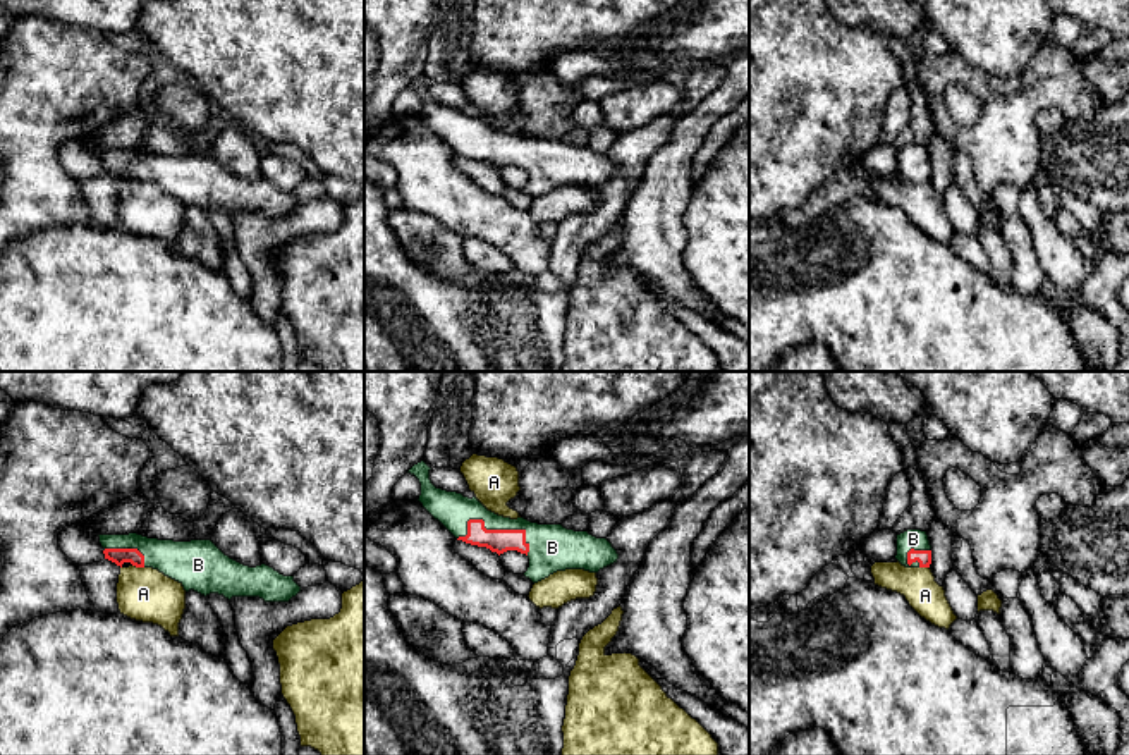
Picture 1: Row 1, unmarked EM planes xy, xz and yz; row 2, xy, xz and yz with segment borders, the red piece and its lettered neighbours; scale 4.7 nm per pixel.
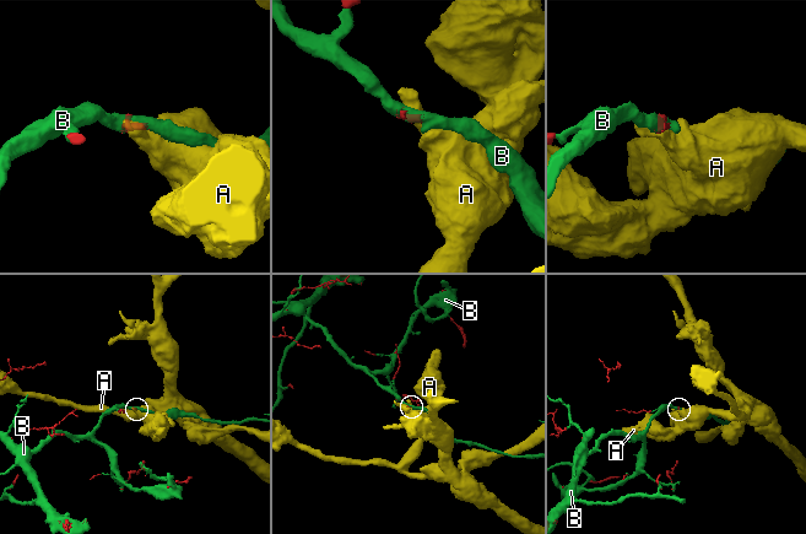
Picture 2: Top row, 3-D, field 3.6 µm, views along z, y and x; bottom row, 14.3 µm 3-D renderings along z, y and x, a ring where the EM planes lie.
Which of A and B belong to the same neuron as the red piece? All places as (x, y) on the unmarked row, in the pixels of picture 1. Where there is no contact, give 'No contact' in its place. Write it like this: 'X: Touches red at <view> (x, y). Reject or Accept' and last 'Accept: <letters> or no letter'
A: Touches red at xy (138, 181). Reject
B: Touches red at xz (494, 145). Accept
Accept: B

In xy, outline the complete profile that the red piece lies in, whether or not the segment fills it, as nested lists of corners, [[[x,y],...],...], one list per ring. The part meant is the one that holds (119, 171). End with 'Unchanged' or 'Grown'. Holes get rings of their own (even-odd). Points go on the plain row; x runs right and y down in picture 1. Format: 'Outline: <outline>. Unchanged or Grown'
Outline: [[[137,148],[129,150],[98,150],[105,163],[105,174],[122,182],[131,177],[136,182],[153,182],[165,191],[179,196],[186,206],[194,205],[201,210],[218,208],[232,212],[259,212],[265,217],[289,217],[301,206],[294,191],[284,191],[273,182],[261,179],[256,182],[244,181],[225,170],[211,155],[174,157],[148,153]]]. Grown

